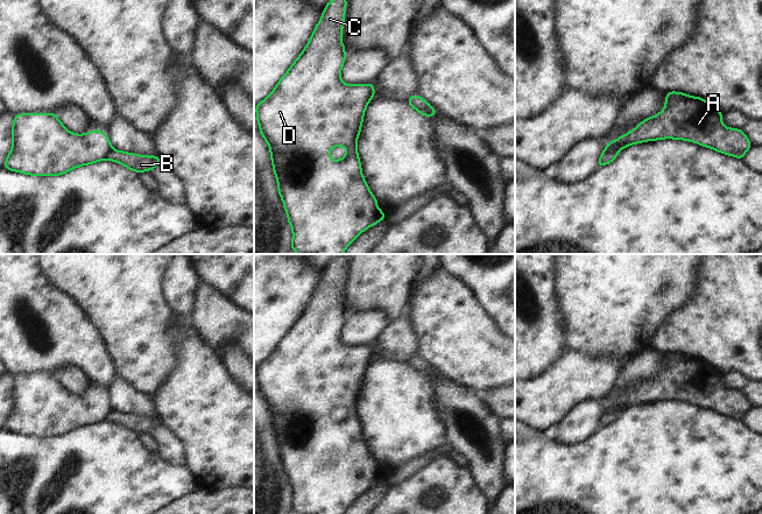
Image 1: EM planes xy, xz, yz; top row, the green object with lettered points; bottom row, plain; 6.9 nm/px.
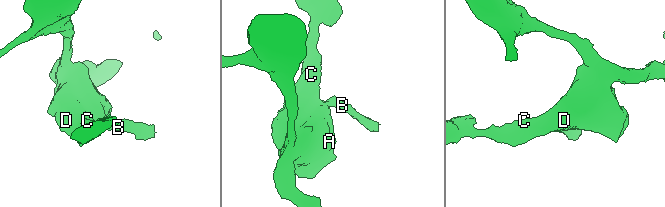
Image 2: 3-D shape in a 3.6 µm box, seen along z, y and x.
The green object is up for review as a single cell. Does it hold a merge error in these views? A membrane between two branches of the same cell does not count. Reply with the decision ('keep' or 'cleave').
cleave

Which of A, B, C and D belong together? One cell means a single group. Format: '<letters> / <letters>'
A C D / B

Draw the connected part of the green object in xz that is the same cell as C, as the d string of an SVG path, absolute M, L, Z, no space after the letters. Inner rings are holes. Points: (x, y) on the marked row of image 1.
M347 0L326 2L304 50L271 93L255 106L260 133L269 146L278 193L292 228L291 251L298 254L343 254L360 233L386 217L364 178L357 150L364 114L374 96L368 85L348 85L340 78L346 59L345 45L341 42L346 5ZM336 146L347 149L346 155L338 161L333 161L329 155Z

